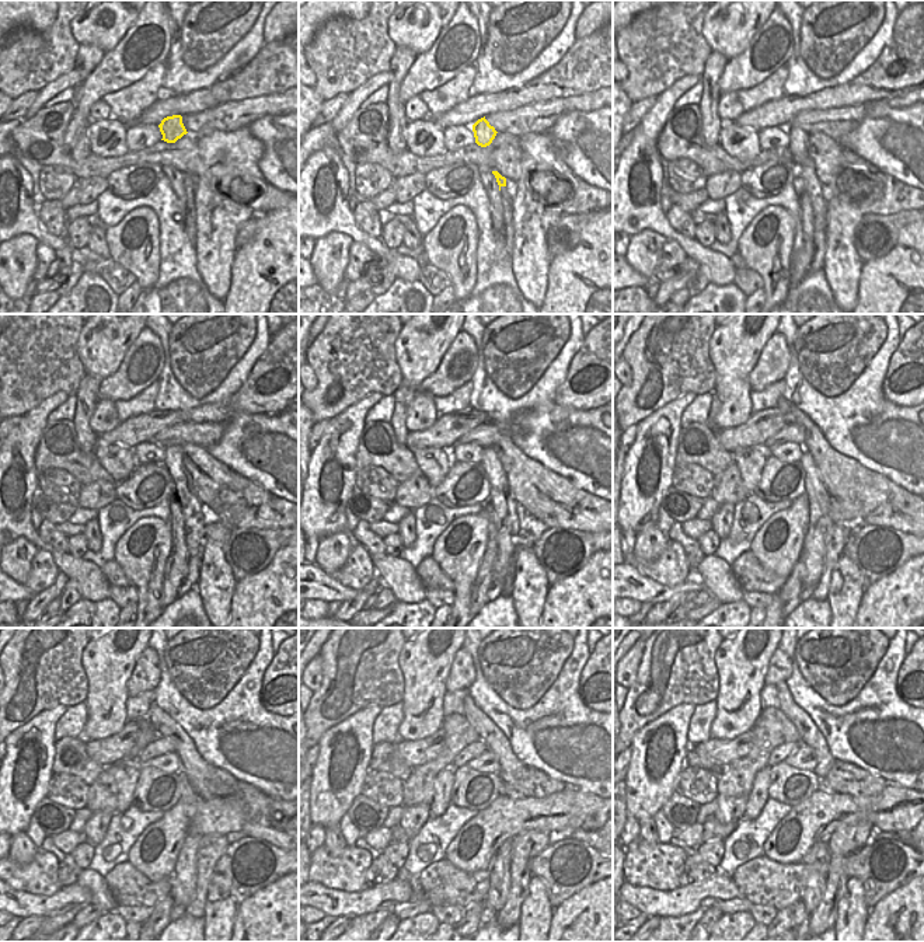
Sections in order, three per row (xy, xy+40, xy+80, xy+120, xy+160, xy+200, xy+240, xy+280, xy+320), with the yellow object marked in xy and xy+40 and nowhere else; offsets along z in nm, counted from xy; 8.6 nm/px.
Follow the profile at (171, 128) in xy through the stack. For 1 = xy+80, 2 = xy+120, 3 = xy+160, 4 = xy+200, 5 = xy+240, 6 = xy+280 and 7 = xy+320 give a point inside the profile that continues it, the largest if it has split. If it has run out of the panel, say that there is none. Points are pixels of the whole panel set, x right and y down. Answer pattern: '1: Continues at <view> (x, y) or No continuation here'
1: Continues at xy+80 (799, 139)
2: Continues at xy+120 (195, 515)
3: Continues at xy+160 (508, 512)
4: Continues at xy+200 (813, 553)
5: Continues at xy+240 (184, 881)
6: Continues at xy+280 (499, 871)
7: Continues at xy+320 (815, 888).

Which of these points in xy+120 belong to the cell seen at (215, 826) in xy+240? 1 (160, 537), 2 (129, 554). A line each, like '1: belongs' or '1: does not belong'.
1: belongs
2: belongs

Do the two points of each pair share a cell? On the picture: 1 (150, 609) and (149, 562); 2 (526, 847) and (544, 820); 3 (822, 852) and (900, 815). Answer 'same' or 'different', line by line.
1: same
2: different
3: different

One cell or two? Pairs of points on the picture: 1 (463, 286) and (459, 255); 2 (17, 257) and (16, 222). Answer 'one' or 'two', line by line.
1: one
2: two

